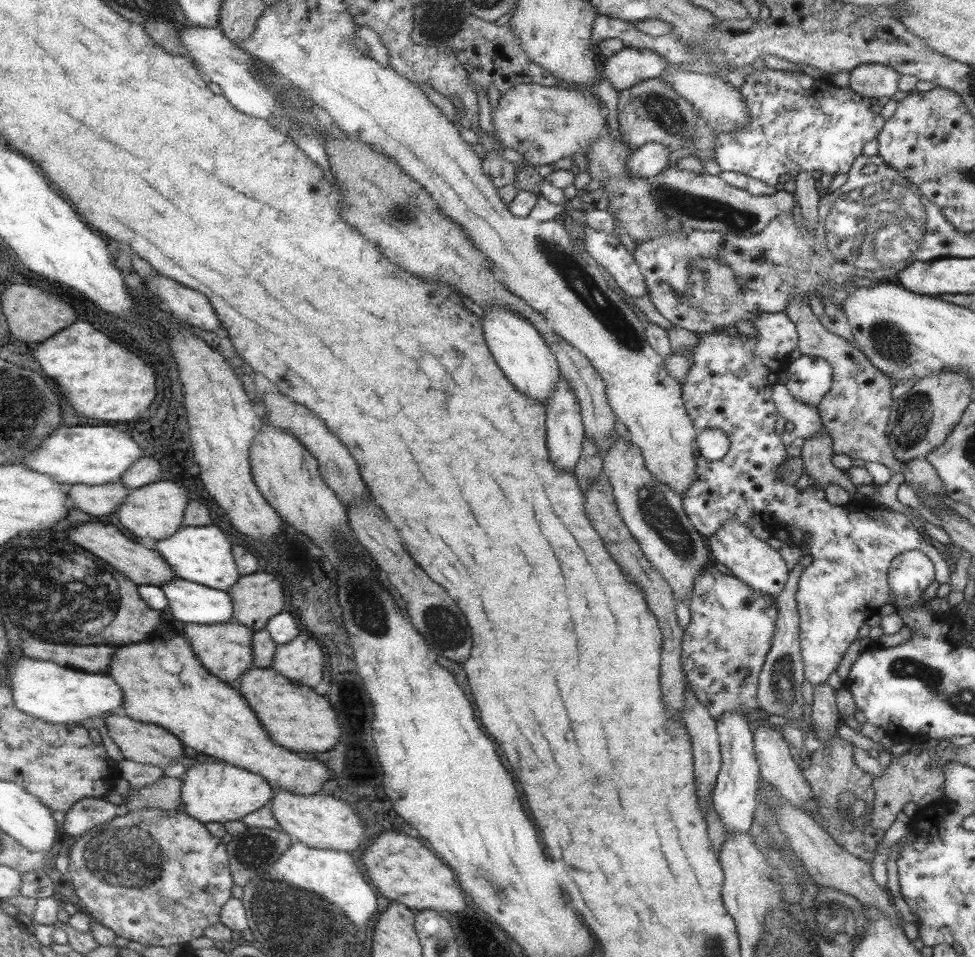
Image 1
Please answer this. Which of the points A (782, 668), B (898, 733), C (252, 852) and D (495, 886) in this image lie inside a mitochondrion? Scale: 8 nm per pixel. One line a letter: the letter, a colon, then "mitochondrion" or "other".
A: mitochondrion
B: other
C: mitochondrion
D: mitochondrion

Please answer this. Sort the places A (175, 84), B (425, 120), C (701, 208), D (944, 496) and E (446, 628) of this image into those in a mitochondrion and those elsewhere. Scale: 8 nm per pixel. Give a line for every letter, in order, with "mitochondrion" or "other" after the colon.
A: other
B: other
C: mitochondrion
D: other
E: mitochondrion

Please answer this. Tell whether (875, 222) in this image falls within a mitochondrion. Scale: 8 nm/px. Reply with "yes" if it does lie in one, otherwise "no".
yes

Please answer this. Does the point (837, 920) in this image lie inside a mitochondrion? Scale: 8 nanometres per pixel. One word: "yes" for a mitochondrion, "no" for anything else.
yes

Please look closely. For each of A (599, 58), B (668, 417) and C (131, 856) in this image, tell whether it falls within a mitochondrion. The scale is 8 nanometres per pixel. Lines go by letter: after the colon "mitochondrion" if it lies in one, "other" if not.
A: other
B: other
C: mitochondrion

